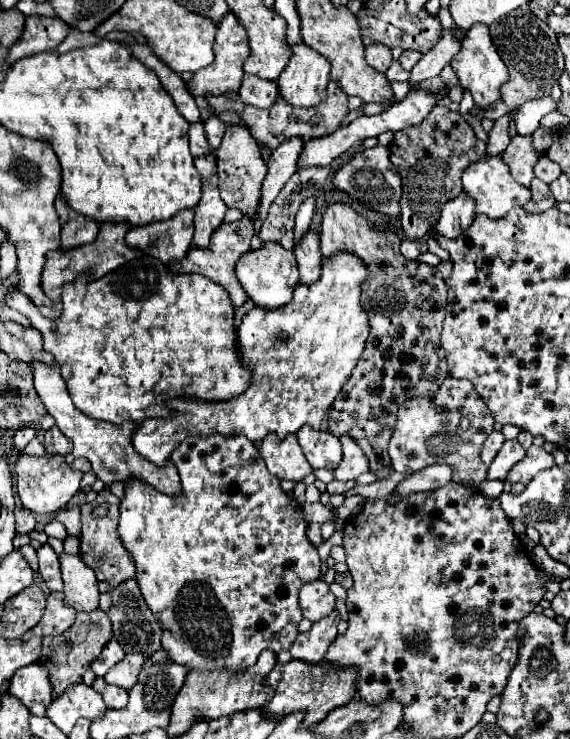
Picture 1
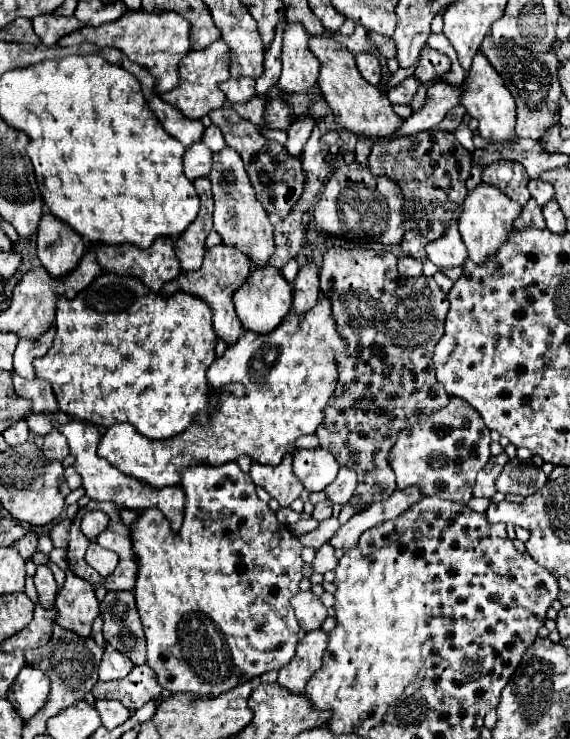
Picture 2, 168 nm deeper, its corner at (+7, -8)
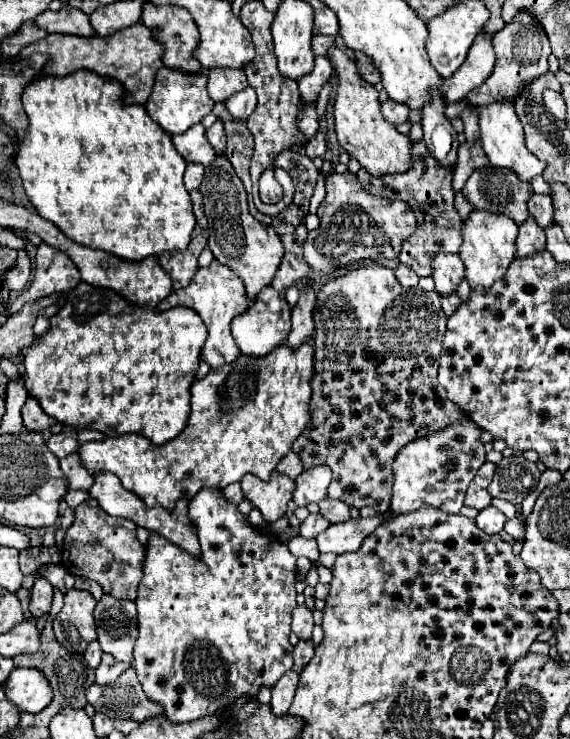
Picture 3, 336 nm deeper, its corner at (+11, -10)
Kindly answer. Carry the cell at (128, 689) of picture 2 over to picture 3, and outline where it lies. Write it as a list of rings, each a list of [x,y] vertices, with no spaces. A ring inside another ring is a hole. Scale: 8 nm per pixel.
[[[133,668],[125,670],[109,686],[91,684],[89,690],[87,690],[87,700],[97,712],[101,712],[109,718],[143,722],[151,716],[161,716],[163,714],[163,708],[159,704],[153,704],[145,696]]]

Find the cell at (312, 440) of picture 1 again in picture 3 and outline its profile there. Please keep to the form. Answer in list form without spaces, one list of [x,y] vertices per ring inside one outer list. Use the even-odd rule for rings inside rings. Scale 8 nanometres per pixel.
[[[327,466],[303,472],[295,480],[293,502],[297,506],[307,506],[307,504],[313,504],[313,502],[315,504],[321,502],[325,498],[325,494],[327,494],[329,482],[331,482],[331,472],[329,472]]]

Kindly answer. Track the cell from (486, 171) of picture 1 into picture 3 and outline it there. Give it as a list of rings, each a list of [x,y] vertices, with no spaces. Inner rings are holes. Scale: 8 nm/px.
[[[477,210],[469,214],[467,222],[463,224],[463,244],[459,256],[467,266],[465,278],[471,288],[481,286],[487,292],[493,286],[493,282],[505,276],[509,264],[515,260],[517,254],[515,238],[517,238],[517,224],[513,224],[513,220],[509,220],[507,216],[493,216],[491,212],[477,212]]]

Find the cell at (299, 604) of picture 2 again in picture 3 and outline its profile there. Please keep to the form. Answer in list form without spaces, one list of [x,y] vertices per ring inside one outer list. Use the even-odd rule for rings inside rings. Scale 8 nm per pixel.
[[[297,606],[297,608],[293,610],[291,630],[299,636],[299,640],[311,640],[313,614],[311,614],[311,610],[307,610],[307,606]]]

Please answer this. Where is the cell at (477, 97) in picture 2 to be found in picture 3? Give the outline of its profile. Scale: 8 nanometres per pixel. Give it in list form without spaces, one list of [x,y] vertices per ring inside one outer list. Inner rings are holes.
[[[491,104],[491,108],[477,108],[479,112],[479,126],[481,126],[481,142],[483,150],[493,166],[509,168],[513,170],[523,182],[531,182],[533,176],[543,174],[545,162],[541,162],[537,156],[533,156],[525,146],[525,134],[523,126],[513,110],[511,104]]]

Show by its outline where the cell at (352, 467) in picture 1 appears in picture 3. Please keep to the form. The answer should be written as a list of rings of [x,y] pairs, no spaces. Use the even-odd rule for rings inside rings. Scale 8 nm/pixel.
[[[325,498],[325,500],[319,504],[319,512],[321,512],[321,516],[327,518],[331,524],[347,522],[347,520],[351,518],[349,506],[341,504],[339,500],[329,500],[329,498]]]

